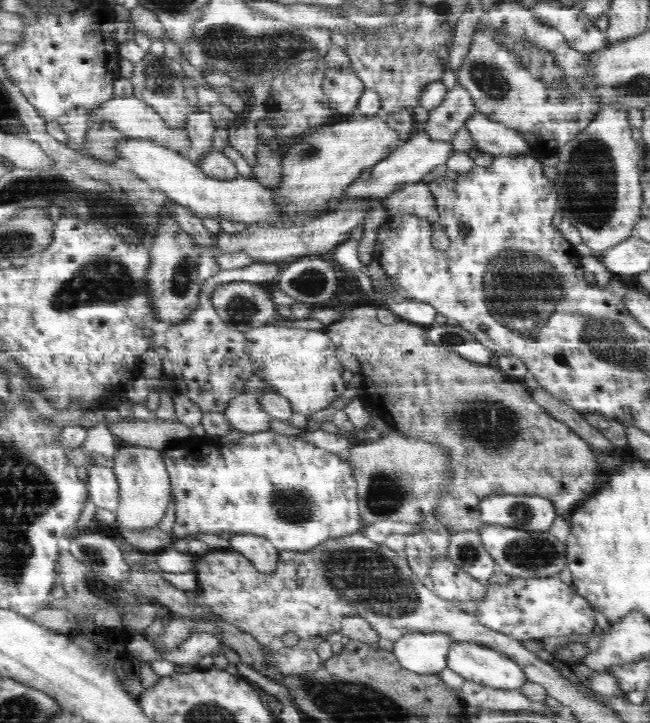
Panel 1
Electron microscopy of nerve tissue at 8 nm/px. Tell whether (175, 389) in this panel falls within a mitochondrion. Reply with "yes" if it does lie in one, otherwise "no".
no

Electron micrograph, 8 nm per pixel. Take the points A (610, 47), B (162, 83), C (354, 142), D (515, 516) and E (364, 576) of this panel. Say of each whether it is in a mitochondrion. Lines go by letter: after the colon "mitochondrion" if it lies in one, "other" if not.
A: other
B: mitochondrion
C: other
D: mitochondrion
E: mitochondrion

